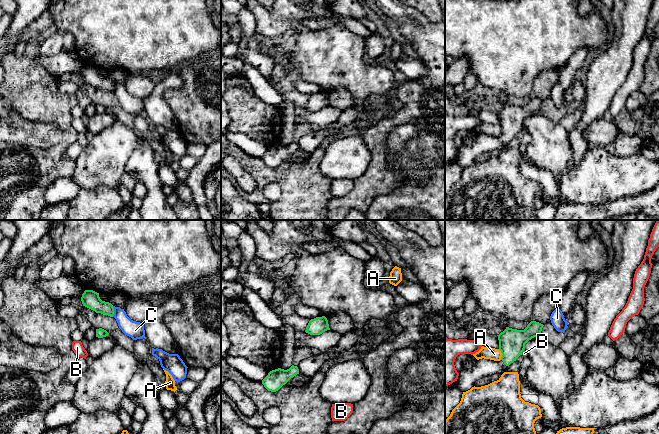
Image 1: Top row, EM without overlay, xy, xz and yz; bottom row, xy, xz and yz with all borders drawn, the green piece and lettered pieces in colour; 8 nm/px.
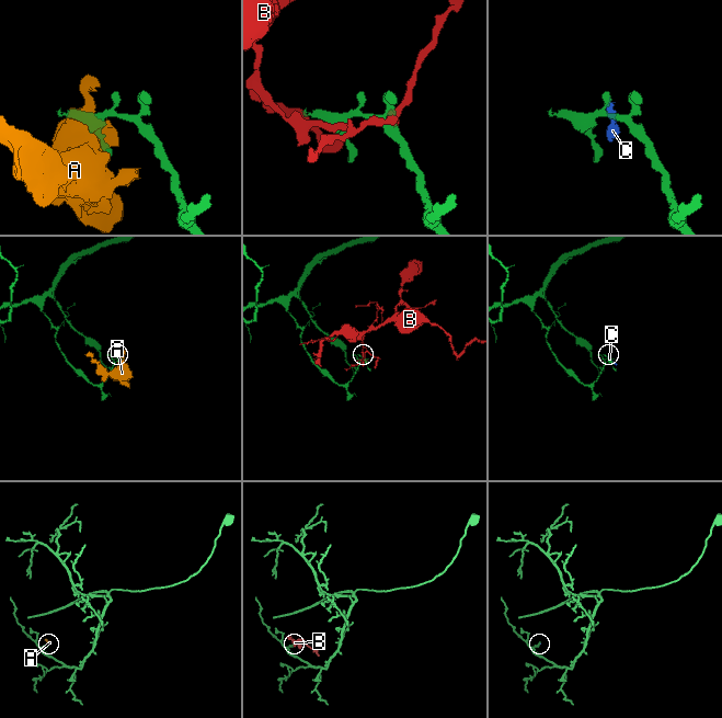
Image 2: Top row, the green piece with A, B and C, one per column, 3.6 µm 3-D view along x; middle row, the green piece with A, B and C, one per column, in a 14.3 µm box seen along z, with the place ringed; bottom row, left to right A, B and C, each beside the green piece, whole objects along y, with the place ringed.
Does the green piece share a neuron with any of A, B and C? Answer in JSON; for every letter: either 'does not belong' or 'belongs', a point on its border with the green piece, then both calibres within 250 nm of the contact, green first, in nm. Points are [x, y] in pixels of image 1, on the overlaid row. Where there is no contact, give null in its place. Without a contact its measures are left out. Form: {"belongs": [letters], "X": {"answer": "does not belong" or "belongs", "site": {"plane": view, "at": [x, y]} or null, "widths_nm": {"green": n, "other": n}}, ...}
{"belongs": [], "A": {"answer": "does not belong", "site": {"plane": "yz", "at": [502, 354]}, "widths_nm": {"green": 220, "other": 100}}, "B": {"answer": "does not belong", "site": {"plane": "yz", "at": [523, 350]}, "widths_nm": {"green": 220, "other": 40}}, "C": {"answer": "does not belong", "site": {"plane": "xy", "at": [113, 311]}, "widths_nm": {"green": 140, "other": 140}}}

